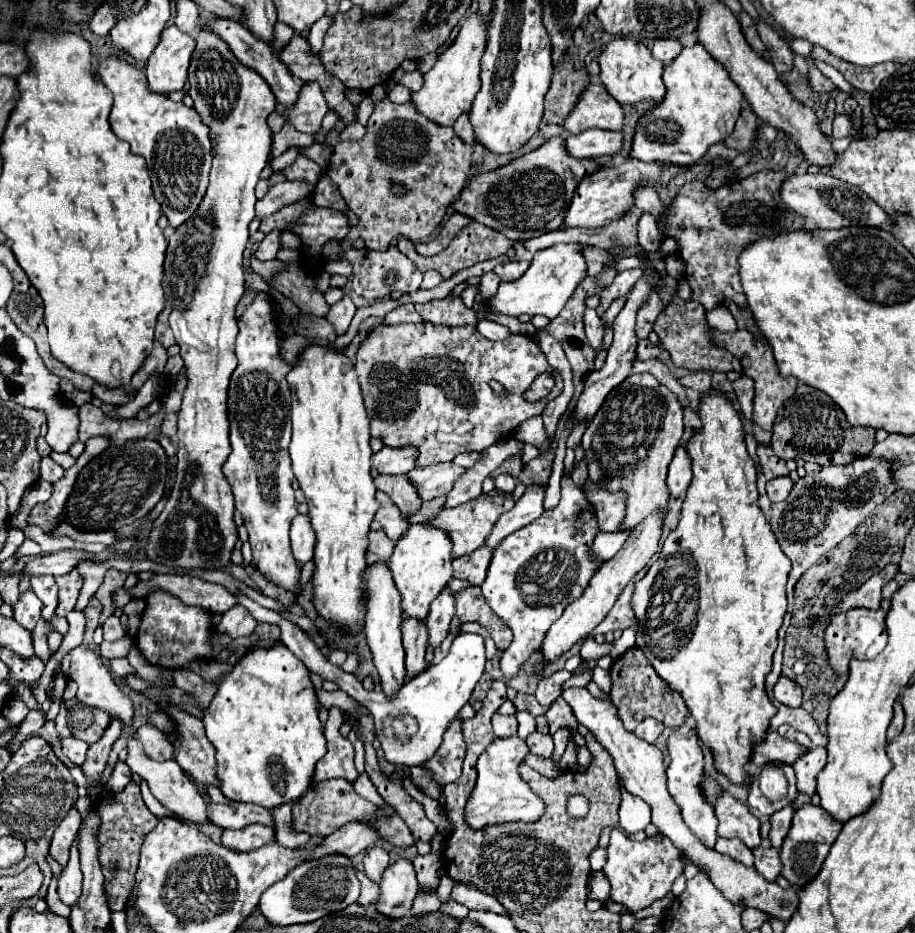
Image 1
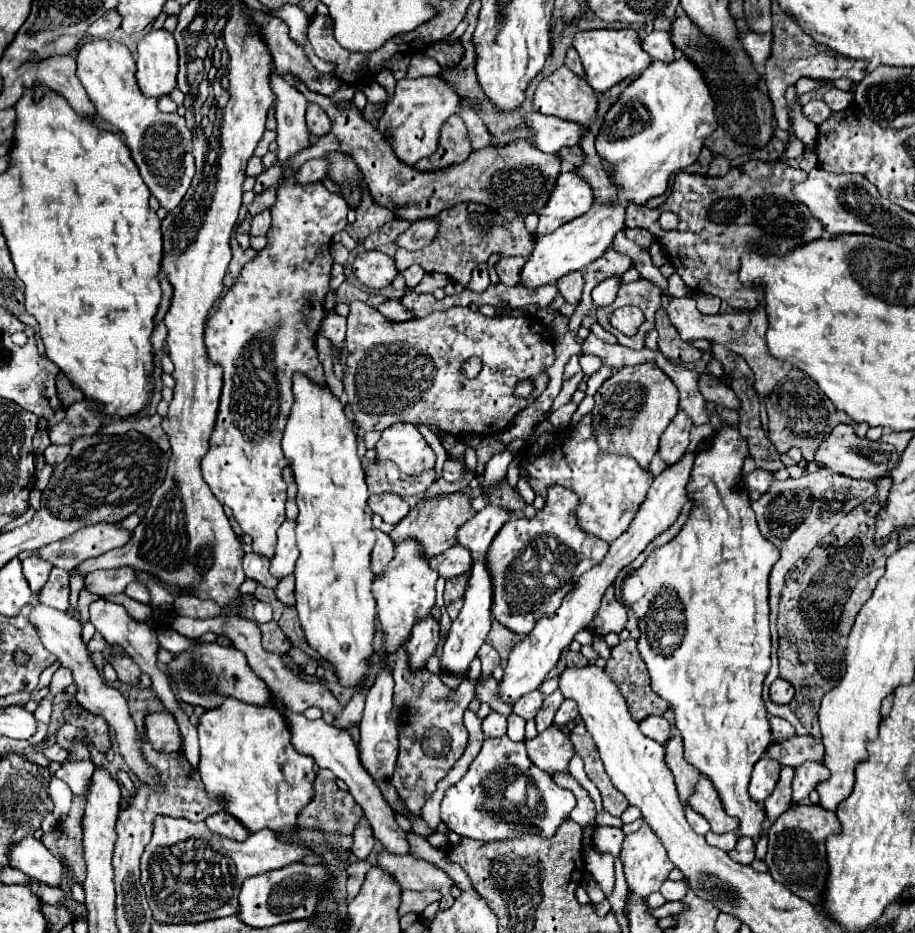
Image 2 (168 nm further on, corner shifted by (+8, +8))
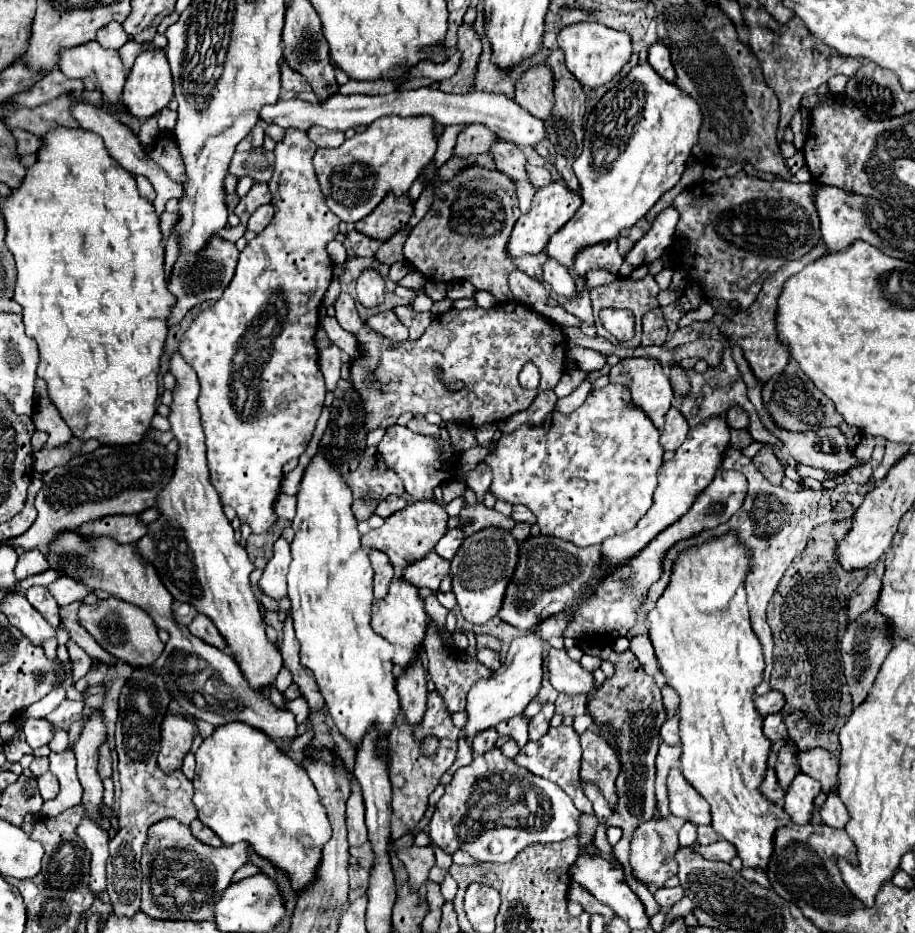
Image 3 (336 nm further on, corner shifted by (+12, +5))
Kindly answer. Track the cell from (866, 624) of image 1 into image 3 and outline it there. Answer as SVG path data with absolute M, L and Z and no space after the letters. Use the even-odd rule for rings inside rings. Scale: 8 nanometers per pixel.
M884 560L878 562L876 568L868 572L864 582L850 594L850 604L848 604L848 622L854 622L862 612L870 610L878 598L880 592L880 580L884 574Z

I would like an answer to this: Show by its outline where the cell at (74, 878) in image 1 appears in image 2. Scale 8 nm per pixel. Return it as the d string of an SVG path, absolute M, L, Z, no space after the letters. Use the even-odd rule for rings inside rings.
M32 835L14 843L8 851L10 867L24 871L30 879L46 883L50 887L58 887L62 877L60 861L44 847L42 841Z

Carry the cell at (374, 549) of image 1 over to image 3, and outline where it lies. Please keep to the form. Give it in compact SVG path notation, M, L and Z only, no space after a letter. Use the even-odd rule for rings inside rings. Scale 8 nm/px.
M370 550L370 562L374 568L374 598L380 600L388 592L388 586L394 578L394 568L392 568L388 556L380 550Z

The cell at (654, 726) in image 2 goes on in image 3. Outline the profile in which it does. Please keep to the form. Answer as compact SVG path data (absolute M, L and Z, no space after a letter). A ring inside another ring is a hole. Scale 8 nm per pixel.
M672 716L668 718L662 728L660 728L660 738L662 742L674 746L674 744L680 744L680 736L678 736L678 716Z

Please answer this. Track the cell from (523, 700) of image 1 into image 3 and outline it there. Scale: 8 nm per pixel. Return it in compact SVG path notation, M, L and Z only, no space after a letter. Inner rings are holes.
M428 626L424 638L424 650L428 656L428 672L436 684L436 690L444 694L446 706L450 712L464 710L468 690L492 672L480 662L464 662L458 654L448 652L440 644L440 636L434 626Z

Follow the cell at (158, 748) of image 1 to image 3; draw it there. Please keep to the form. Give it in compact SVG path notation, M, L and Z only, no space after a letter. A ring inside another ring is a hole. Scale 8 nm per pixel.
M166 714L160 724L160 754L158 766L164 772L182 768L182 758L190 750L192 738L196 734L196 724L186 720L182 714Z

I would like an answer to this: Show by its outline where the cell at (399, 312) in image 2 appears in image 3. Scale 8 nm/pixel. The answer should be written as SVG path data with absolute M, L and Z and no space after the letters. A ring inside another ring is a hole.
M392 310L388 312L380 312L380 314L374 314L366 320L366 324L376 330L378 334L390 338L392 342L402 342L408 338L408 328L396 318L396 314Z

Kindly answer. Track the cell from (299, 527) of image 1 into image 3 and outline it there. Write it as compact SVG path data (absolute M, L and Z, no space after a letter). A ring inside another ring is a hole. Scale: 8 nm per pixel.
M280 536L274 544L274 556L264 568L264 574L260 578L260 588L280 600L286 596L286 576L288 576L288 564L290 564L290 544L284 536Z

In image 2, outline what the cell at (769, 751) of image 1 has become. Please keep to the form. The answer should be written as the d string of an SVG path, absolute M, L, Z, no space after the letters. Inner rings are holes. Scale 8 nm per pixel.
M794 735L794 737L786 739L784 743L776 743L776 745L768 747L766 755L770 759L776 759L780 765L798 767L806 761L818 761L820 763L824 757L824 745L814 737Z

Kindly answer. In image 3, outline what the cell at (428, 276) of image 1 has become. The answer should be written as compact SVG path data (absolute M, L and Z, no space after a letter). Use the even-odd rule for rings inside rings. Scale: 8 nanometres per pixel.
M416 270L408 272L408 274L400 280L400 286L406 286L406 288L422 288L424 284L426 284L426 278L424 278L420 272L416 272Z

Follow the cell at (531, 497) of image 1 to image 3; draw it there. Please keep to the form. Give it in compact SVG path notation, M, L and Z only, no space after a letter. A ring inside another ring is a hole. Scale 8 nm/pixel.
M456 526L456 528L448 530L448 532L442 536L442 540L436 544L434 550L436 550L436 554L440 554L442 558L452 560L454 554L456 554L456 550L460 548L460 542L464 542L464 538L466 538L464 528L462 528L462 526Z

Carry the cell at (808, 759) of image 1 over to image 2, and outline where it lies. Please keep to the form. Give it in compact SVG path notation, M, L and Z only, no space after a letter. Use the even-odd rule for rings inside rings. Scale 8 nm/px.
M804 763L804 767L796 767L796 779L792 783L794 787L792 803L796 805L802 799L806 799L808 793L828 777L830 777L830 771L822 763Z

